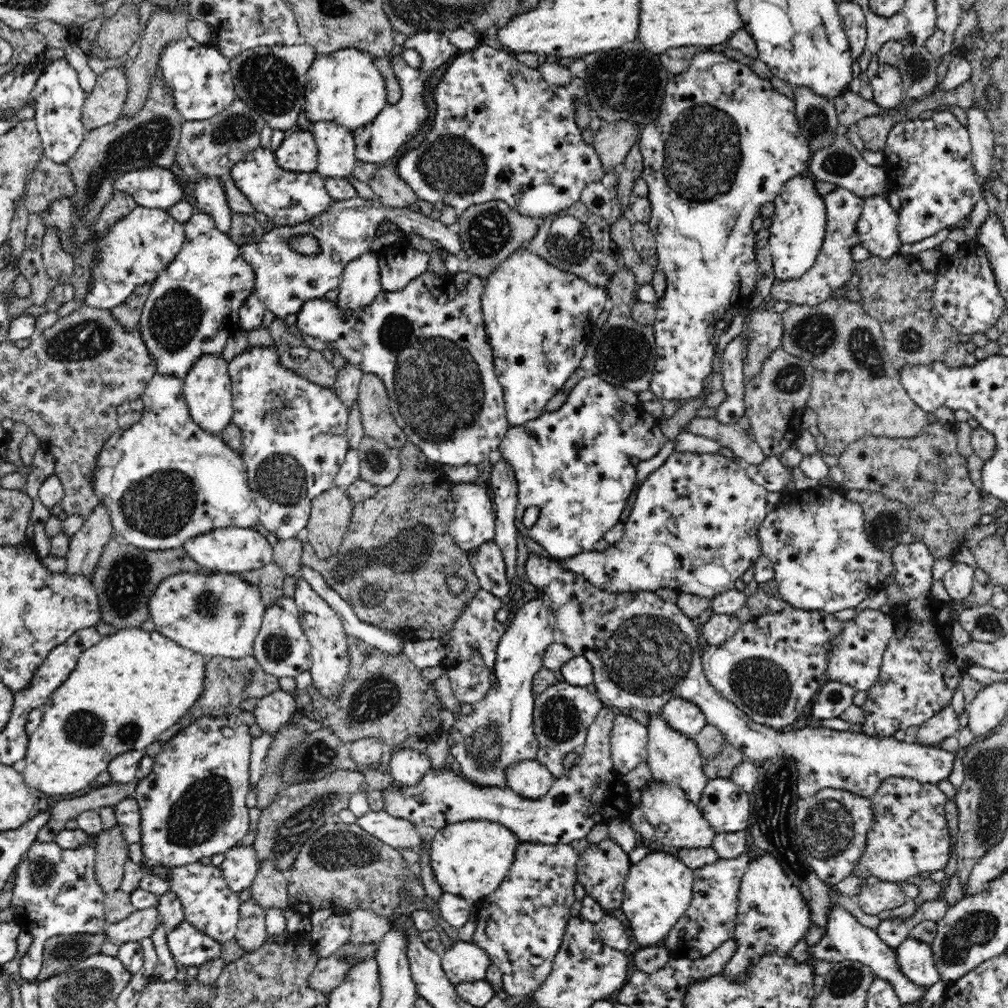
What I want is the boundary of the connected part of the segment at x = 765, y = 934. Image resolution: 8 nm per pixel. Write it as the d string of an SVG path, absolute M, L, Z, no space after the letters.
M766 852L752 858L742 876L738 894L738 910L734 939L738 948L728 964L722 968L722 975L730 979L745 979L749 964L757 957L776 951L789 955L794 945L812 928L810 909L799 888L793 885L790 877L781 868L776 858Z

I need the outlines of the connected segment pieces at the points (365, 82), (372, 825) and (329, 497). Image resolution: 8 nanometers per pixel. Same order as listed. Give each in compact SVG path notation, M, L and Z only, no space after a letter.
M357 48L317 55L307 72L303 106L306 118L312 123L329 121L350 132L374 120L388 103L384 77L373 60L373 55Z
M384 809L370 811L358 817L356 823L362 827L362 830L395 849L417 850L424 840L422 834L416 830L414 823L400 817L390 816Z
M332 484L314 498L304 537L313 546L317 560L338 552L351 521L353 503L344 488Z

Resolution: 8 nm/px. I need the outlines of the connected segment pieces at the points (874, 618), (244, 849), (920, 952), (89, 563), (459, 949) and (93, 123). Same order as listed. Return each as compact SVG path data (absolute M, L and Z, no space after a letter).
M862 610L854 620L842 622L842 632L833 638L828 648L830 664L826 672L829 680L848 684L857 691L867 691L874 686L895 626L894 618L880 610Z
M252 845L234 846L224 854L224 862L219 868L230 890L239 895L251 887L259 870L256 851Z
M909 936L895 948L895 951L898 966L912 983L929 987L940 981L940 973L934 965L930 944Z
M99 502L94 512L85 518L81 528L69 538L66 553L68 574L79 574L92 579L106 543L114 536L107 508Z
M458 940L442 956L442 968L454 986L464 981L482 980L491 965L490 955L472 942Z
M126 66L123 68L112 67L104 70L104 73L97 75L94 88L92 92L87 94L82 108L82 124L84 124L86 131L90 132L105 126L105 124L114 123L122 116L122 110L124 110L124 104L126 104L128 86Z

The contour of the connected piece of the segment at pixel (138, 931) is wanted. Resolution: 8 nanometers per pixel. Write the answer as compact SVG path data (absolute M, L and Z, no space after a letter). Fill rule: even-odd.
M157 907L144 910L135 910L124 920L108 924L105 929L105 937L116 944L124 944L130 941L141 941L149 937L158 923L162 923Z

